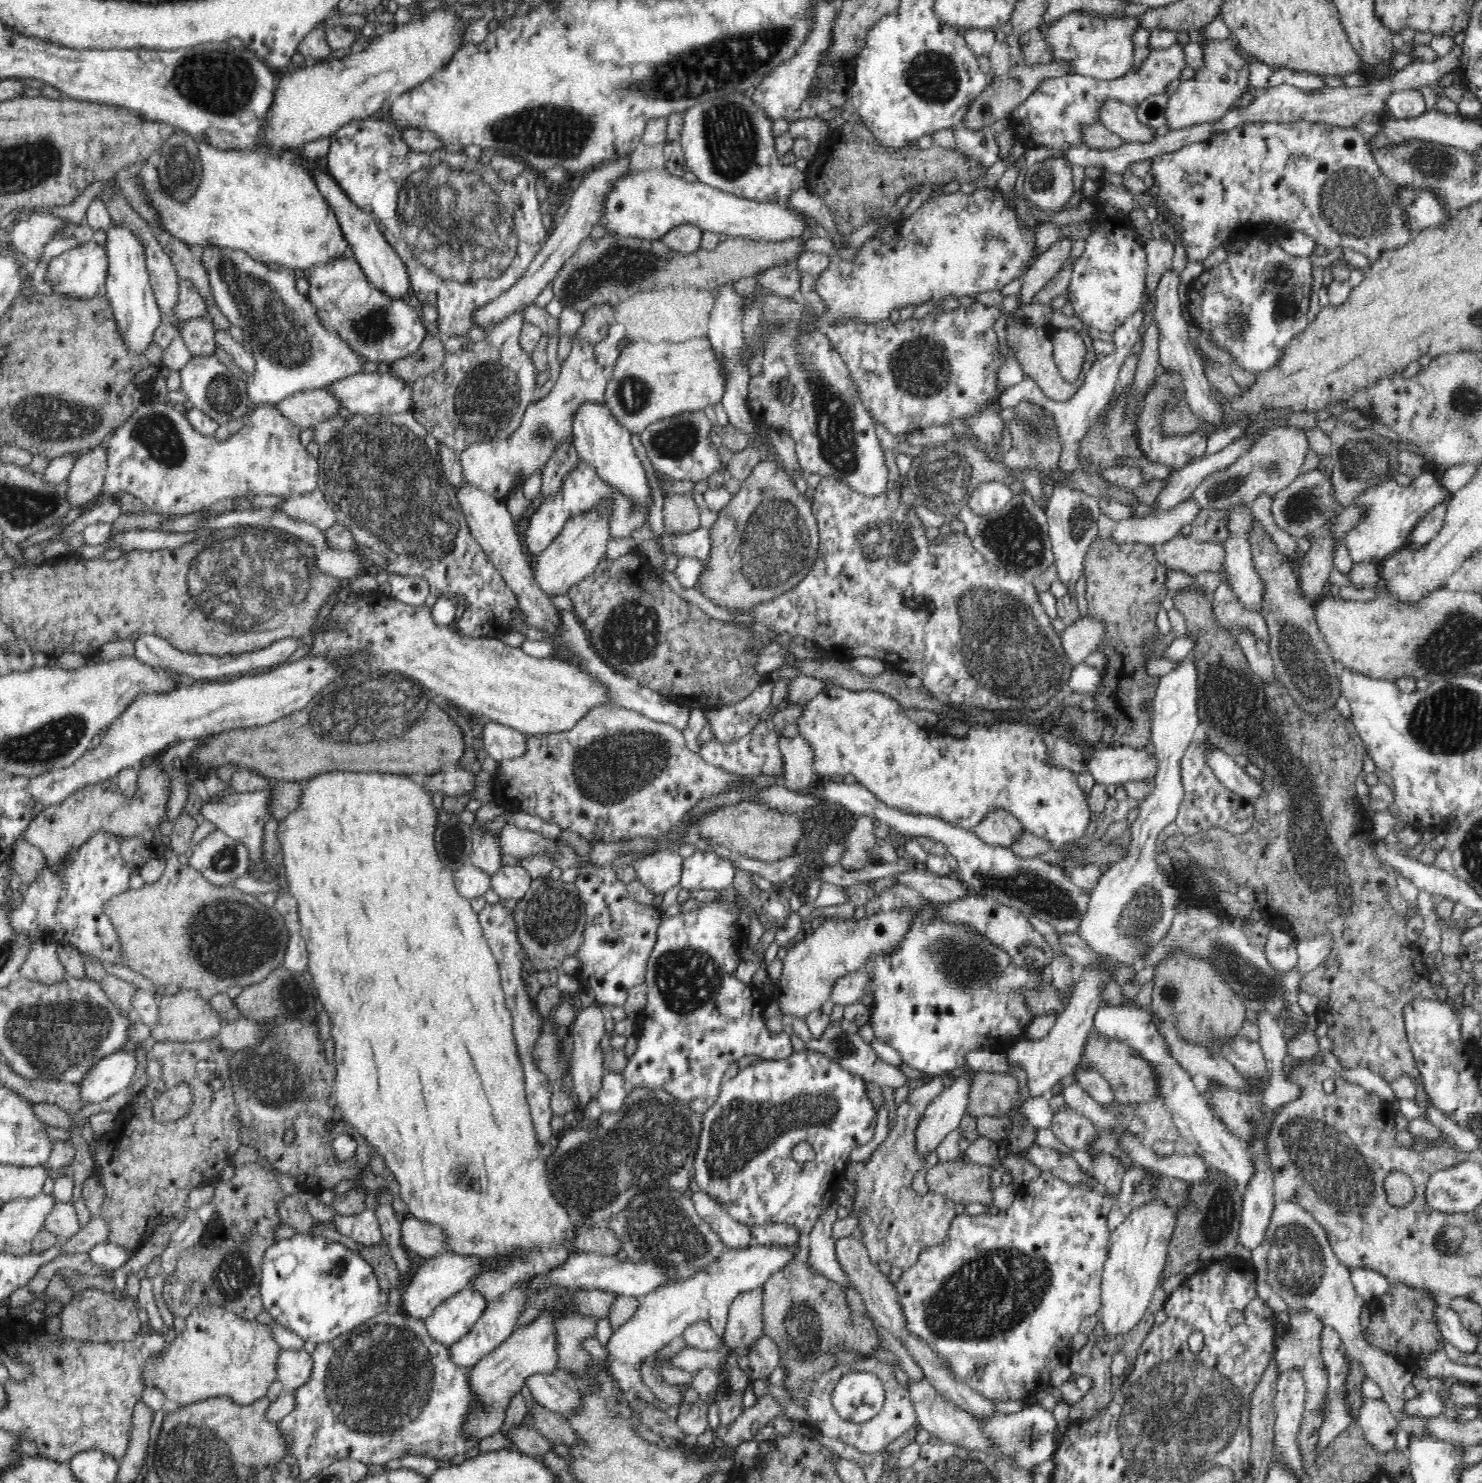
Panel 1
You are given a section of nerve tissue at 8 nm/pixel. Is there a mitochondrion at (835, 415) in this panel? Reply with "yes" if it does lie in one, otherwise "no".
yes

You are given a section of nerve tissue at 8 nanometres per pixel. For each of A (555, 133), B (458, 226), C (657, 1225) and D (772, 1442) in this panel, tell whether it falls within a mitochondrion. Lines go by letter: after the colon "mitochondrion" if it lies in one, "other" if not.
A: mitochondrion
B: mitochondrion
C: mitochondrion
D: other

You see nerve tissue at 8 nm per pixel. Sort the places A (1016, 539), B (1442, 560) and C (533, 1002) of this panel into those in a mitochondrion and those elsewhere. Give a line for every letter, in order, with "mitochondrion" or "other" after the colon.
A: mitochondrion
B: other
C: other

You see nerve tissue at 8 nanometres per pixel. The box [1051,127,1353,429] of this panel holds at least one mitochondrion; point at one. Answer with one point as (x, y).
(1239, 325)

